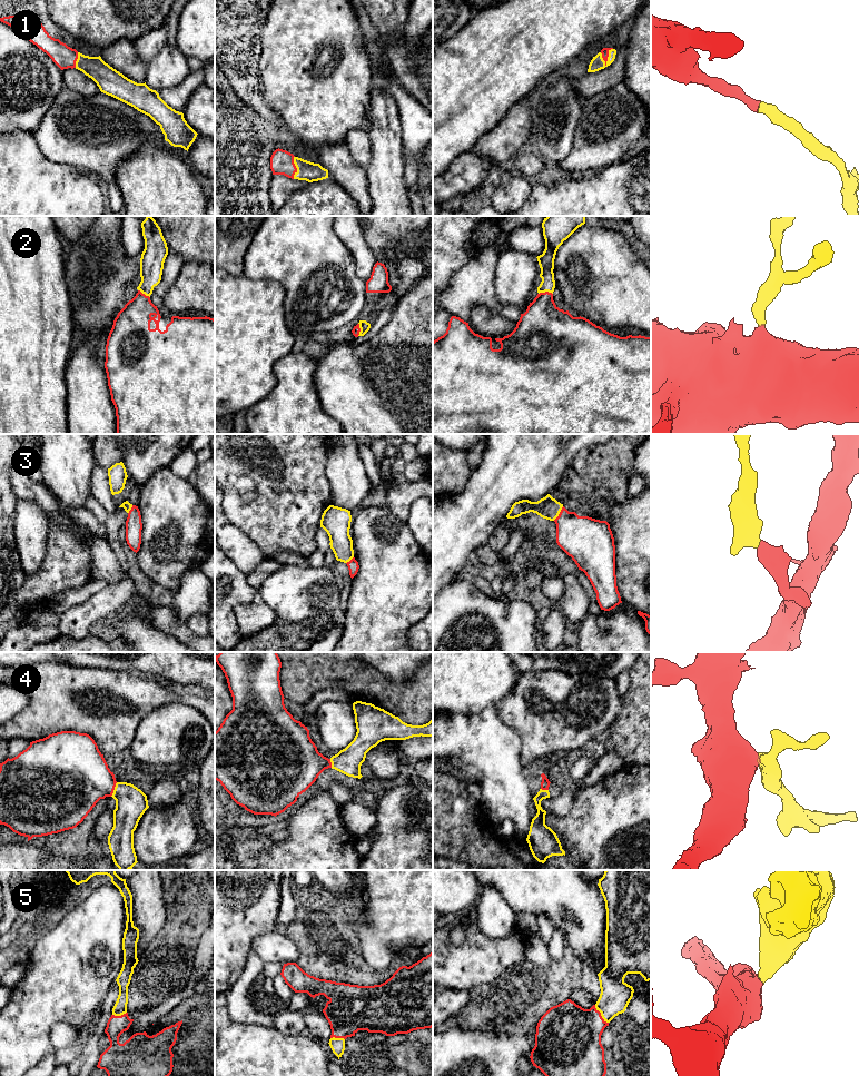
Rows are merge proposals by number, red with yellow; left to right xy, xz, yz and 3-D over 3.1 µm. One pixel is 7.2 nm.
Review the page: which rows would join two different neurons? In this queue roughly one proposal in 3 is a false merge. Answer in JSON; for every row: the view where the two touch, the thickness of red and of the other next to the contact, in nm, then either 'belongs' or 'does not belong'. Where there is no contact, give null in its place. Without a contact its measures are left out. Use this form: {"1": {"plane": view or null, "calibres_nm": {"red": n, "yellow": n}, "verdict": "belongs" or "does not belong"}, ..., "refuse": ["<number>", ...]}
{"1": {"plane": "yz", "calibres_nm": {"red": 60, "yellow": 100}, "verdict": "belongs"}, "2": {"plane": "yz", "calibres_nm": {"red": 340, "yellow": 110}, "verdict": "belongs"}, "3": {"plane": "yz", "calibres_nm": {"red": 320, "yellow": 160}, "verdict": "belongs"}, "4": {"plane": "xy", "calibres_nm": {"red": 420, "yellow": 220}, "verdict": "belongs"}, "5": {"plane": "yz", "calibres_nm": {"red": 400, "yellow": 220}, "verdict": "belongs"}, "refuse": []}

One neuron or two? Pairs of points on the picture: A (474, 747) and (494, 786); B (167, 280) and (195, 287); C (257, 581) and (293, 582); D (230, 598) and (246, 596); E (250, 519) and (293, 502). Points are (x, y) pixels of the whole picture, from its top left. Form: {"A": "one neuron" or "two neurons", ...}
{"A": "one neuron", "B": "two neurons", "C": "two neurons", "D": "one neuron", "E": "one neuron"}

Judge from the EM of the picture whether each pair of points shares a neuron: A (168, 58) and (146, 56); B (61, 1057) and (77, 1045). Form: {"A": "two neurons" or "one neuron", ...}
{"A": "two neurons", "B": "one neuron"}

